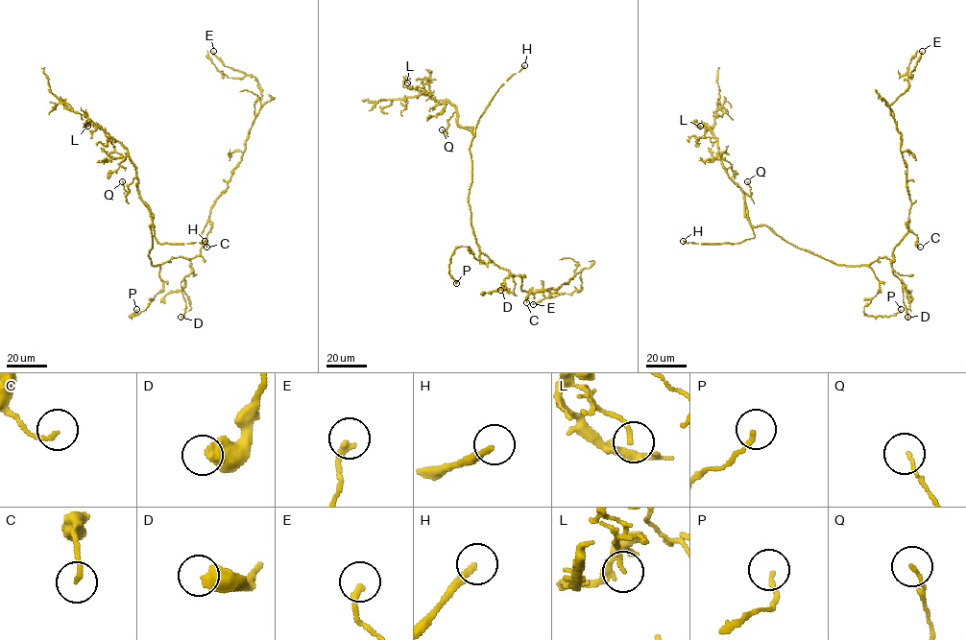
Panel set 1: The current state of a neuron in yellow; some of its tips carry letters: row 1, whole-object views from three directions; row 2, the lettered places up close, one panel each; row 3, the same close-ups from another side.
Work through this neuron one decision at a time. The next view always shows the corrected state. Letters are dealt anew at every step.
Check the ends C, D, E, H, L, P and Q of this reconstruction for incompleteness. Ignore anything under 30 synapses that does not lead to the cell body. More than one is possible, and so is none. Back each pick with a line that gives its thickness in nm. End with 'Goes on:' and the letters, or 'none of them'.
H: calibre 260 nm
Goes on: H

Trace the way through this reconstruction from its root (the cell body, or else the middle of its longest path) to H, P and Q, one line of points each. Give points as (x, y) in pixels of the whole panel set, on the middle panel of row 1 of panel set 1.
H: (476, 242), (469, 200), (472, 170), (470, 143), (477, 121), (493, 97), (524, 65)
P: (476, 242), (479, 257), (483, 262), (476, 259), (466, 246), (458, 247), (451, 255), (449, 274), (456, 283)
Q: (476, 242), (469, 200), (473, 134), (459, 126), (456, 111), (447, 121), (446, 133), (442, 130)

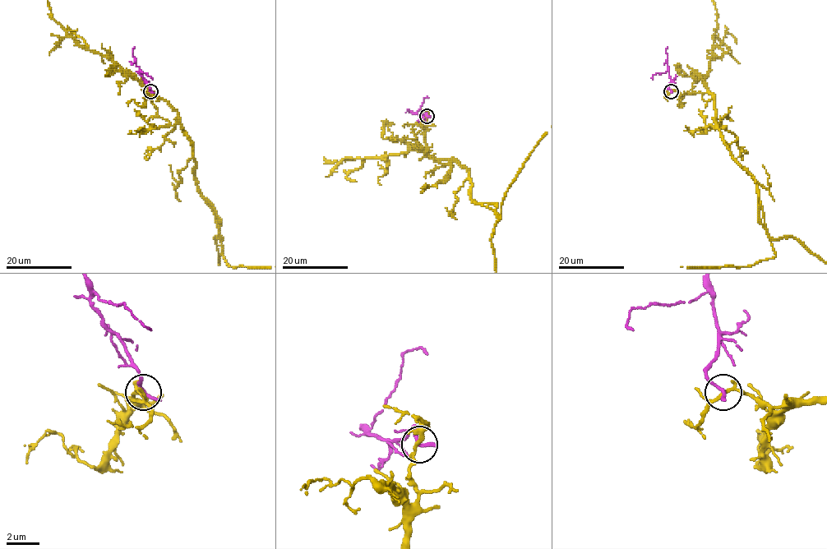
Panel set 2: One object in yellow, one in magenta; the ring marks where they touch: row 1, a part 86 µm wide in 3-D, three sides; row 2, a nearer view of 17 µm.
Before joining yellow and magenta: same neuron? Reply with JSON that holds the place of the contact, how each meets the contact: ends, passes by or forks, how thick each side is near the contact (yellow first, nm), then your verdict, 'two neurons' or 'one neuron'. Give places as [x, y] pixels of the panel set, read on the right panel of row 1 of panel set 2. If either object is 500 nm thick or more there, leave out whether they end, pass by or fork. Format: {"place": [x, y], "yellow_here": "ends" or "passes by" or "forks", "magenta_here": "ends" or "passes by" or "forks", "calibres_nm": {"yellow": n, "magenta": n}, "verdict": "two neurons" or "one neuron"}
{"place": [671, 91], "yellow_here": "forks", "magenta_here": "ends", "calibres_nm": {"yellow": 170, "magenta": 240}, "verdict": "two neurons"}

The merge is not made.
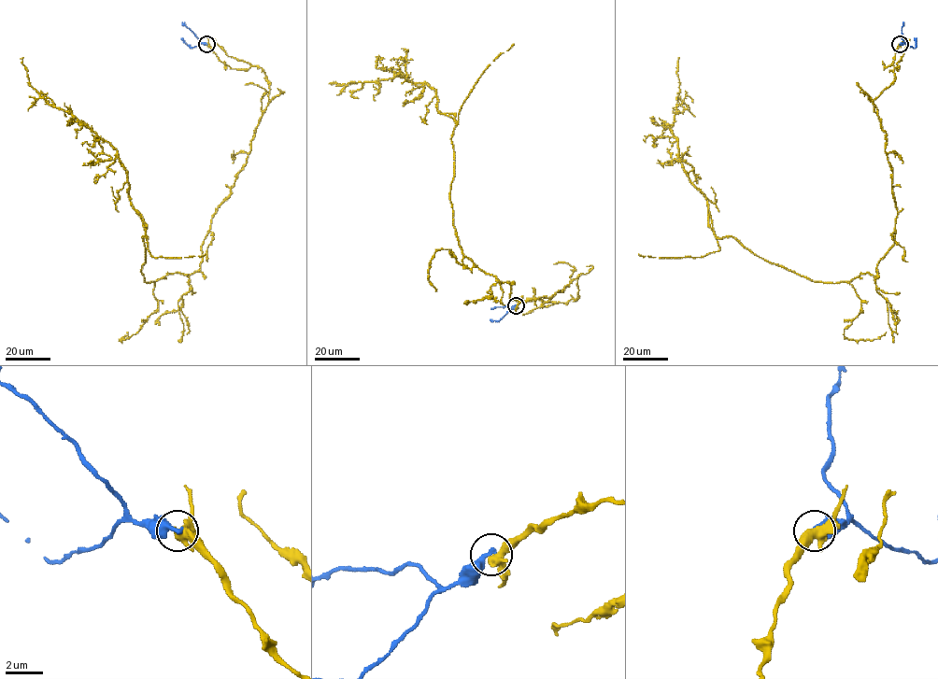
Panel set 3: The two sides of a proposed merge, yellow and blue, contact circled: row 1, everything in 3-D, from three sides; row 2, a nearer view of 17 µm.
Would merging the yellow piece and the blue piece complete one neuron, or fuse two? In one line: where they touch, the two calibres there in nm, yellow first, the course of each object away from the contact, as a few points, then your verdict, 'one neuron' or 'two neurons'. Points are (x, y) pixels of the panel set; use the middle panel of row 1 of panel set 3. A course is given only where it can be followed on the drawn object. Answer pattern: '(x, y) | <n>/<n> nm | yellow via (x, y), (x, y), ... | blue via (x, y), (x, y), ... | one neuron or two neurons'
(516, 305) | 360/340 nm | yellow via (516, 304), (575, 300), (577, 277), (512, 300), (462, 254), (456, 123), (435, 91), (396, 77), (332, 84) | blue via (516, 304), (498, 321), (490, 320) | two neurons

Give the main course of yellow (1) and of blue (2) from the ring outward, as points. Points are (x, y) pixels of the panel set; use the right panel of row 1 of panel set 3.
1: (900, 45), (873, 104), (894, 243), (875, 275), (836, 283), (715, 234), (671, 127), (679, 57)
2: (900, 44), (904, 43), (915, 48), (915, 37)

